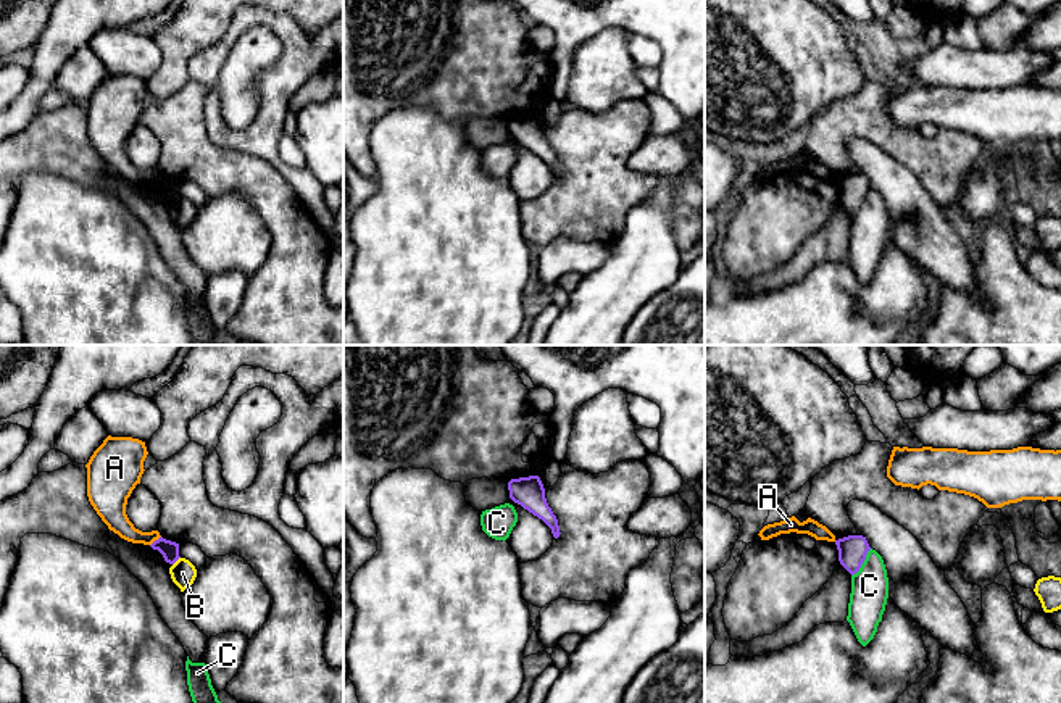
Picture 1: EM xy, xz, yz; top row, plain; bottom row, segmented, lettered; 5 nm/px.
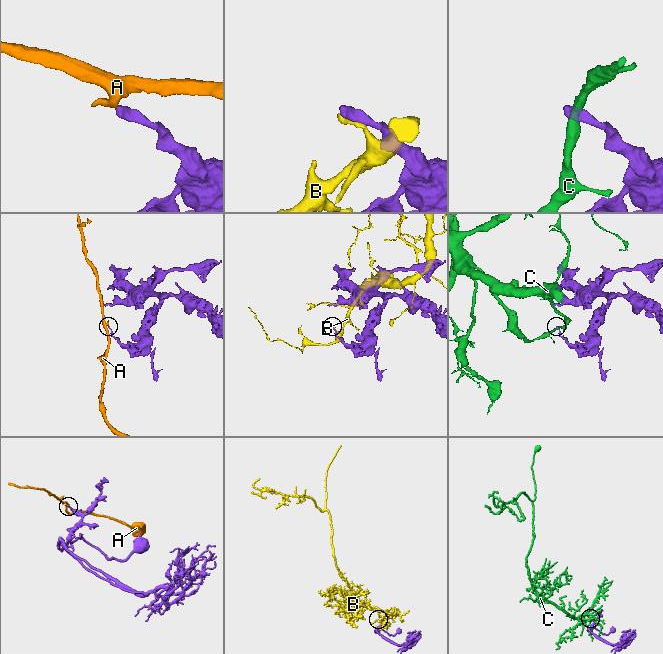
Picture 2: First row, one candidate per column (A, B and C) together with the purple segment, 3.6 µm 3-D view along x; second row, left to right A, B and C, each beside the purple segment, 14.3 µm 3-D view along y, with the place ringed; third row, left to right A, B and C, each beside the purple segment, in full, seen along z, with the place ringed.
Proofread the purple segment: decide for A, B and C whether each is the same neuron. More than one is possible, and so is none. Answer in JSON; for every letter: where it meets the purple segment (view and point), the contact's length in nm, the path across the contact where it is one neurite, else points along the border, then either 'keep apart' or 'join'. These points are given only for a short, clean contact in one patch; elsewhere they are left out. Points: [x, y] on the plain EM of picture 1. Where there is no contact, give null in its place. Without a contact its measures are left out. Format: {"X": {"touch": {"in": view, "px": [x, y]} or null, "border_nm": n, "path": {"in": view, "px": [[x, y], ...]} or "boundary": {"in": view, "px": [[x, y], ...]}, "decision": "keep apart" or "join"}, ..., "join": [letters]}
{"A": {"touch": {"in": "xy", "px": [155, 179]}, "border_nm": 80, "boundary": {"in": "xy", "px": [[160, 174], [150, 184]]}, "decision": "keep apart"}, "B": {"touch": {"in": "xy", "px": [176, 199]}, "border_nm": 60, "decision": "keep apart"}, "C": {"touch": {"in": "yz", "px": [863, 200]}, "border_nm": 170, "boundary": {"in": "yz", "px": [[871, 187], [852, 215]]}, "decision": "keep apart"}, "join": []}

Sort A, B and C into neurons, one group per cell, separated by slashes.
A / B / C

